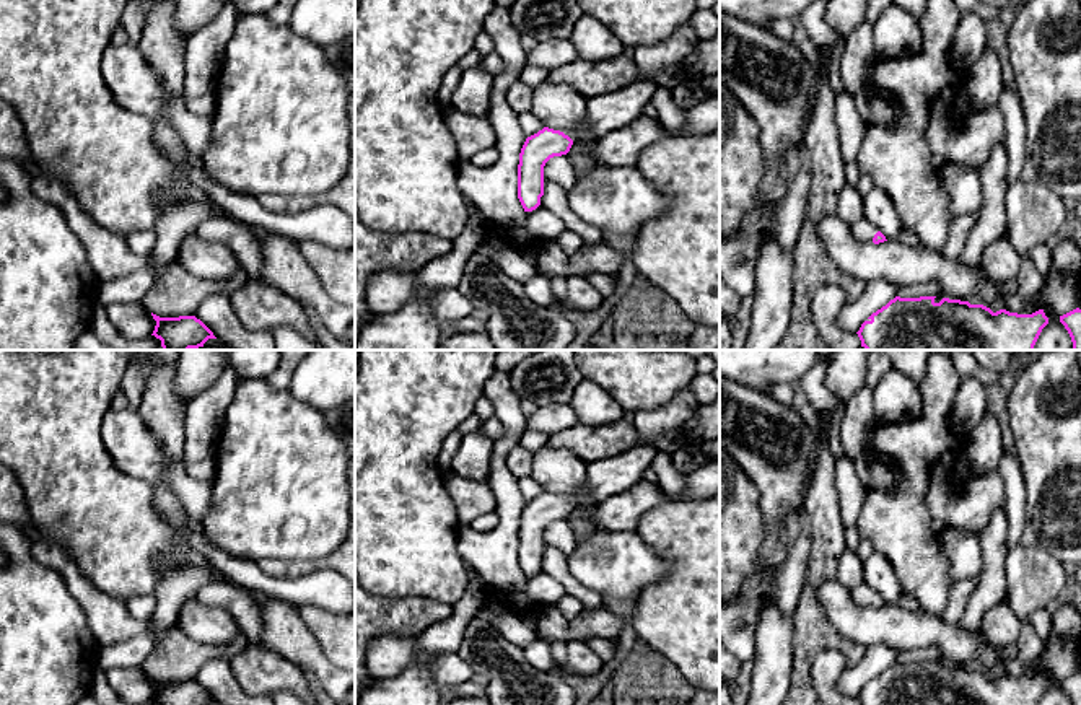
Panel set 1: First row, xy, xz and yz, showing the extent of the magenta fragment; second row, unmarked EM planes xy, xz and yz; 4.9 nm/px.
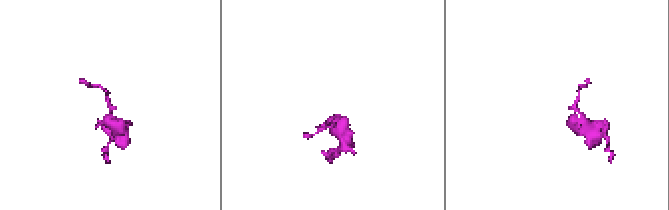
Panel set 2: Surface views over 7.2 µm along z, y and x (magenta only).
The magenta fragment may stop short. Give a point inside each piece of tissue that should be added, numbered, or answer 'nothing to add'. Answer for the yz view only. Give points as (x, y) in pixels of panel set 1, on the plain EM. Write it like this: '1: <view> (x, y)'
1: yz (863, 595)

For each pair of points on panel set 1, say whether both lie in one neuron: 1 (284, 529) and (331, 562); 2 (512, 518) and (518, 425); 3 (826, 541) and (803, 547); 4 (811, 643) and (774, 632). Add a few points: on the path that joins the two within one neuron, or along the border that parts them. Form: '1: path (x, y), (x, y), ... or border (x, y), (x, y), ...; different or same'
1: border (337, 547), (324, 557), (287, 560); different
2: path (508, 495), (500, 477), (502, 448); same
3: border (808, 526), (811, 549), (805, 582); different
4: border (793, 619), (793, 671), (790, 676); different

